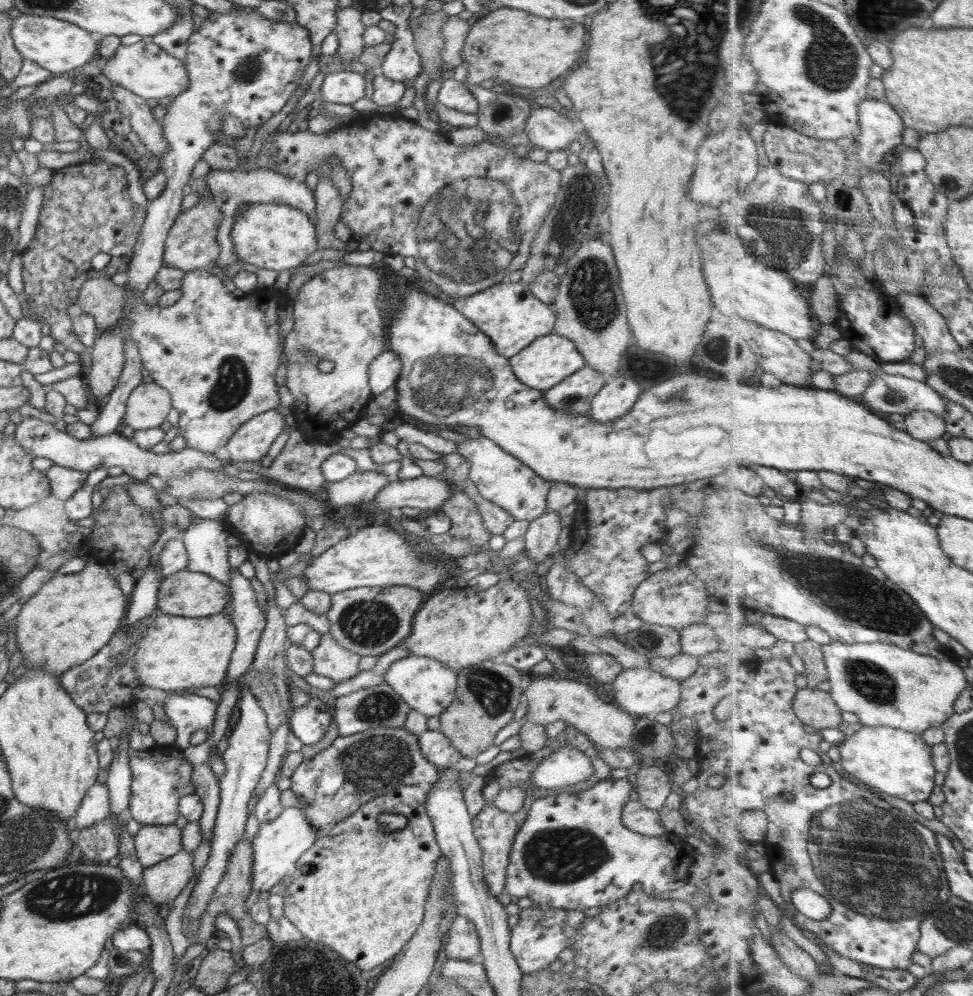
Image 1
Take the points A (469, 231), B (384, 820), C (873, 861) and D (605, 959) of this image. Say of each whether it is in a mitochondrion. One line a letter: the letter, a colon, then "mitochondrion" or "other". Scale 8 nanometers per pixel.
A: mitochondrion
B: mitochondrion
C: mitochondrion
D: other

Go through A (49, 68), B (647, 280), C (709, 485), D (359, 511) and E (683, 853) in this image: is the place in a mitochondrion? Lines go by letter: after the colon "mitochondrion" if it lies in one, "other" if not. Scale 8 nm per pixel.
A: other
B: other
C: other
D: other
E: other

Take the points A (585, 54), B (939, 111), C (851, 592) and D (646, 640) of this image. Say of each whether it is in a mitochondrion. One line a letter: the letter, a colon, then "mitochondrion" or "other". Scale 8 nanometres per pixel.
A: other
B: other
C: mitochondrion
D: mitochondrion

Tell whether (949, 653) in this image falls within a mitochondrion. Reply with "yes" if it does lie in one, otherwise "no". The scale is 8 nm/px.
no

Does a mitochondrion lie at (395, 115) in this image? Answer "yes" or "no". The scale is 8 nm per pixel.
no

